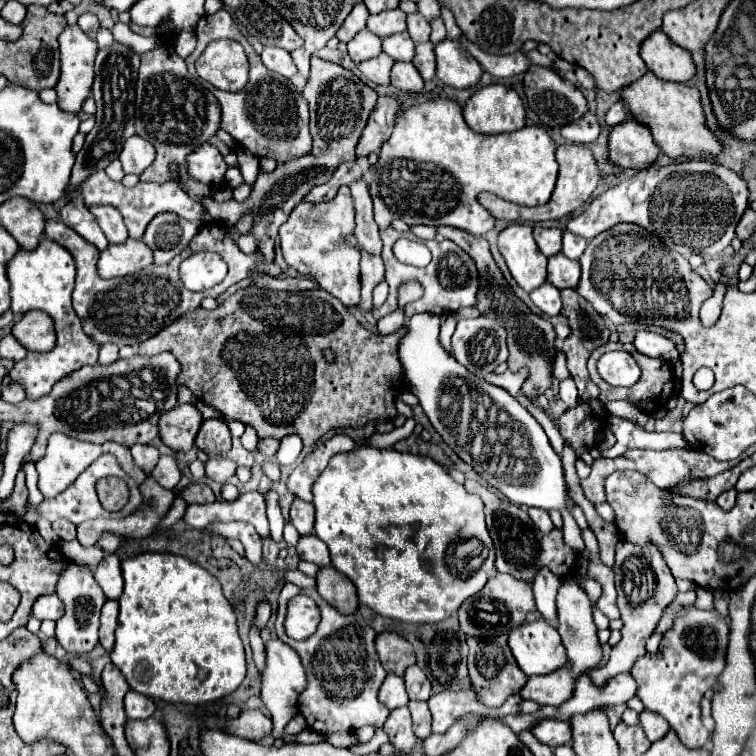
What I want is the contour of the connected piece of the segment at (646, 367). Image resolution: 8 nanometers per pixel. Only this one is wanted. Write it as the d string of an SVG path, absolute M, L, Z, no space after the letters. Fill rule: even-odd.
M610 341L610 343L598 347L598 349L590 355L590 359L588 359L588 371L590 371L592 381L598 385L598 389L600 389L600 401L604 401L604 403L608 403L608 401L618 401L618 399L626 399L626 401L638 405L640 409L654 413L654 411L666 407L666 403L668 403L668 399L672 397L672 391L674 391L672 365L670 365L668 361L660 361L660 359L652 359L652 357L644 357L642 353L636 351L634 345L624 345L624 343L612 343L612 341ZM614 349L624 349L624 351L628 351L628 353L636 359L638 367L642 369L642 375L640 375L638 383L634 383L632 387L612 387L612 385L608 385L608 383L598 375L598 371L596 371L596 361L598 361L598 357L600 357L602 353L606 353L606 351L614 351Z

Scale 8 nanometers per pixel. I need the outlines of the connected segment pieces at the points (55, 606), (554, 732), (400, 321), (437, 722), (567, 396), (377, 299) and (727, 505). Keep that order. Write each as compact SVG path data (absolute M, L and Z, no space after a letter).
M42 595L36 599L34 607L32 607L32 617L44 621L44 619L52 619L58 621L64 615L64 605L56 595Z
M540 721L532 733L550 747L560 747L572 741L572 725L568 721Z
M398 309L398 311L390 313L388 317L378 319L378 333L380 333L380 335L390 335L390 333L398 331L398 329L404 325L404 317L406 317L404 311Z
M444 691L428 699L428 707L432 711L432 731L444 733L464 713L478 713L484 717L502 717L508 713L518 713L518 703L520 697L510 695L504 705L488 709L476 701L472 691Z
M566 379L566 381L560 381L560 399L572 409L578 405L578 391L576 391L576 385L572 379Z
M386 281L379 283L373 291L373 307L376 308L382 305L387 299L388 293L389 287Z
M728 489L728 491L724 491L724 493L716 499L716 503L720 505L720 509L728 511L728 509L732 509L732 505L736 503L736 495L738 495L736 489Z

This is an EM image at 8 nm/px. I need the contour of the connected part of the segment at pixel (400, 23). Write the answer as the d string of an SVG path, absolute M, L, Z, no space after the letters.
M392 9L384 11L380 15L370 15L368 17L368 31L372 31L378 37L388 37L394 33L406 31L406 13L402 9Z

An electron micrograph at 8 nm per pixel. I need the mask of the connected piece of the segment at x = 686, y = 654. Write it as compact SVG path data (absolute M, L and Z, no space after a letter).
M688 607L684 617L680 617L664 635L658 653L638 657L630 669L630 675L638 685L636 695L644 707L660 713L678 733L680 741L690 749L700 749L710 741L710 731L702 723L700 701L704 691L716 683L718 675L726 667L728 635L730 627L716 611Z

